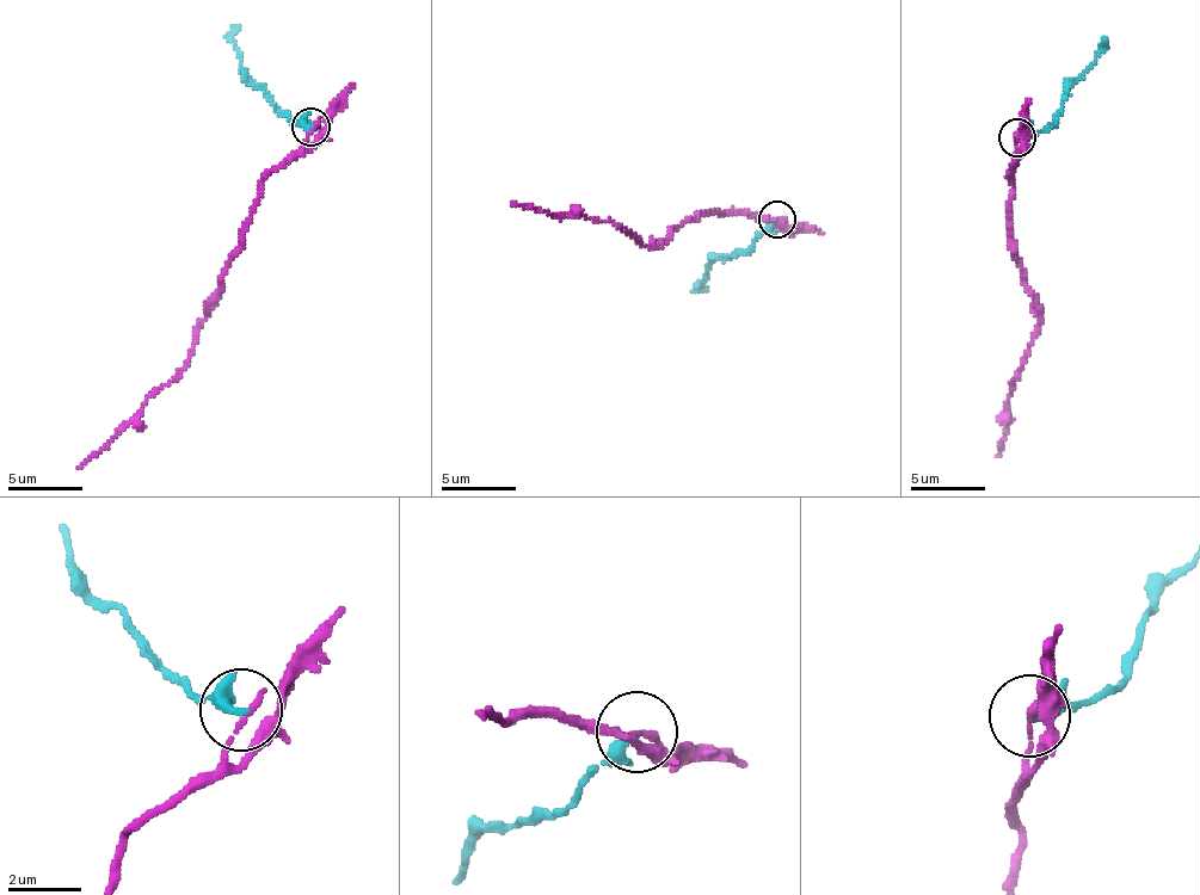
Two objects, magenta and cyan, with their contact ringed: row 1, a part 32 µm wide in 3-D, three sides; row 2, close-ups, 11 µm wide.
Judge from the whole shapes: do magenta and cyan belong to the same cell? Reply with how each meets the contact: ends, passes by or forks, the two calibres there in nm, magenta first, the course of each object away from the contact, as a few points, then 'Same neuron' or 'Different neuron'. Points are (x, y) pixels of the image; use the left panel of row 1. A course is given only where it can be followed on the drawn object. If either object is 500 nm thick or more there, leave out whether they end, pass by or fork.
At the ring magenta ends. At the ring cyan ends. Thickness 190 nm (magenta) against 320 nm. Course of magenta: (312, 129), (258, 193), (244, 248), (229, 263), (189, 362), (78, 468). Course of cyan: (312, 125), (288, 119), (240, 65), (231, 37), (239, 25). Different neuron

